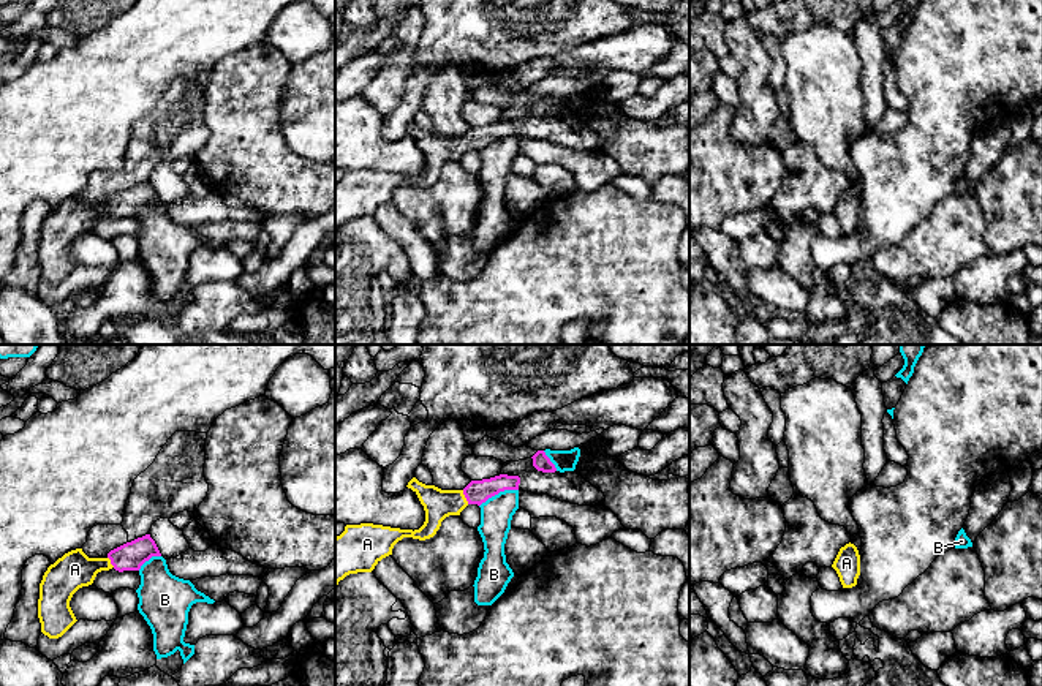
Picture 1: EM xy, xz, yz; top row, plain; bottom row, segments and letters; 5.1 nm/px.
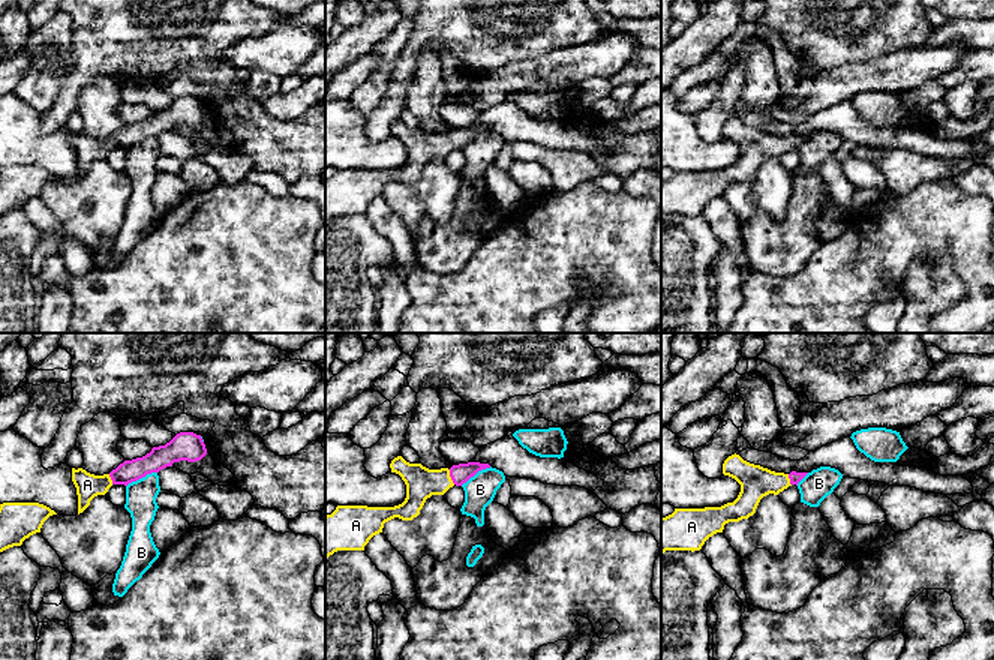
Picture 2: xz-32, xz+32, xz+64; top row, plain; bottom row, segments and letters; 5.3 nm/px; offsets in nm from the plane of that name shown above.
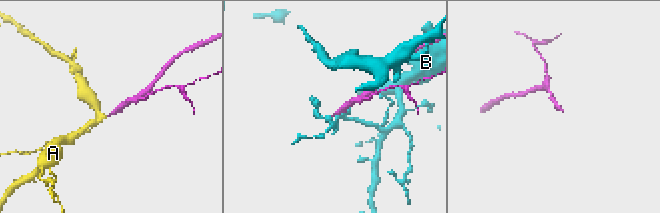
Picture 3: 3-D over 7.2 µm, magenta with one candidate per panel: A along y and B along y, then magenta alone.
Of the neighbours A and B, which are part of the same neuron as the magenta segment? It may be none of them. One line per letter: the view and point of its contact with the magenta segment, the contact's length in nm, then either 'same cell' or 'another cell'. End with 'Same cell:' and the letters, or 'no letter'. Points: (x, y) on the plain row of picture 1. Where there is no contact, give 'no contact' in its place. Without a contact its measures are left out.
A: meets magenta in xz at (465, 143); contact 80 nm long; same cell
B: meets magenta in xz at (498, 138); contact 220 nm long; another cell
Same cell: A

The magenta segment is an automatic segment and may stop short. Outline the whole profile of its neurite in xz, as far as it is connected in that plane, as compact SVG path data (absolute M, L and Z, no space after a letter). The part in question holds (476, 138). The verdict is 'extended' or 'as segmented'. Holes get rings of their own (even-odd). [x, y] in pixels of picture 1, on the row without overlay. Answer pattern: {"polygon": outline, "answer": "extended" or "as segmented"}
{"polygon": "M500 120L490 125L471 126L463 136L441 136L413 123L408 128L425 156L425 168L419 175L400 175L373 169L346 171L335 183L335 232L349 220L372 218L394 191L403 183L419 187L436 180L441 168L449 161L460 161L468 150L481 152L504 136L519 136L520 123Z", "answer": "extended"}

